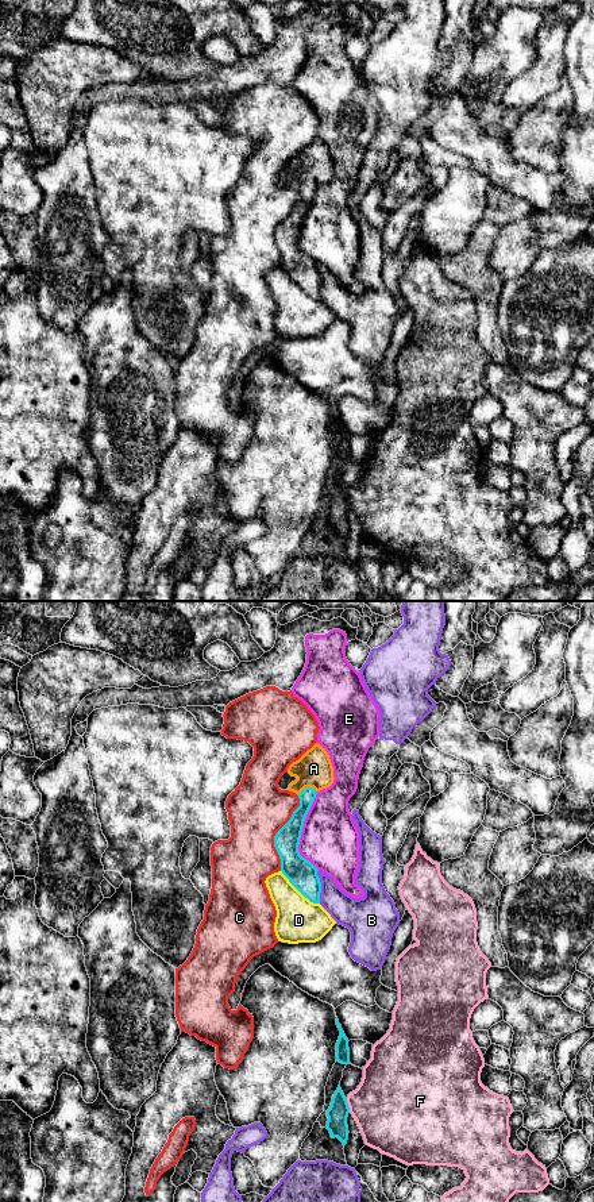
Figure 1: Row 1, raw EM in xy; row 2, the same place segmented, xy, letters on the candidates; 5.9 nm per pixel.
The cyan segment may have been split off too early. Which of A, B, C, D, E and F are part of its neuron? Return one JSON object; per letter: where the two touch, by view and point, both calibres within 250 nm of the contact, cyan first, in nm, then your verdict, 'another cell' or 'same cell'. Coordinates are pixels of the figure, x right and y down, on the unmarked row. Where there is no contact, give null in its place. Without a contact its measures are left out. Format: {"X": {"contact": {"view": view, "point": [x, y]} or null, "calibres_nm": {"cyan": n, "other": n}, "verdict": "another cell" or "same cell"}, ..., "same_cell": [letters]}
{"A": {"contact": {"view": "xy", "point": [307, 183]}, "calibres_nm": {"cyan": 100, "other": 220}, "verdict": "same cell"}, "B": {"contact": {"view": "xy", "point": [320, 281]}, "calibres_nm": {"cyan": 170, "other": 180}, "verdict": "another cell"}, "C": {"contact": {"view": "xy", "point": [276, 228]}, "calibres_nm": {"cyan": 160, "other": 360}, "verdict": "another cell"}, "D": {"contact": {"view": "xy", "point": [299, 285]}, "calibres_nm": {"cyan": 170, "other": 260}, "verdict": "another cell"}, "E": {"contact": {"view": "xy", "point": [301, 226]}, "calibres_nm": {"cyan": 170, "other": 360}, "verdict": "another cell"}, "F": {"contact": {"view": "xy", "point": [347, 501]}, "calibres_nm": {"cyan": 120, "other": 440}, "verdict": "another cell"}, "same_cell": ["A"]}

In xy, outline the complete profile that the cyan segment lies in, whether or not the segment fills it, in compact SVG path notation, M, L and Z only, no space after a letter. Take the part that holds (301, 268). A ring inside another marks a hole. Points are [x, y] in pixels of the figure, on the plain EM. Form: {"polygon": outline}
{"polygon": "M315 139L298 155L293 157L288 167L297 174L288 182L300 193L300 201L290 215L275 228L274 242L281 254L281 266L289 277L310 297L320 298L321 277L317 263L298 247L298 239L306 209L316 189L333 178L333 162L328 147Z"}

